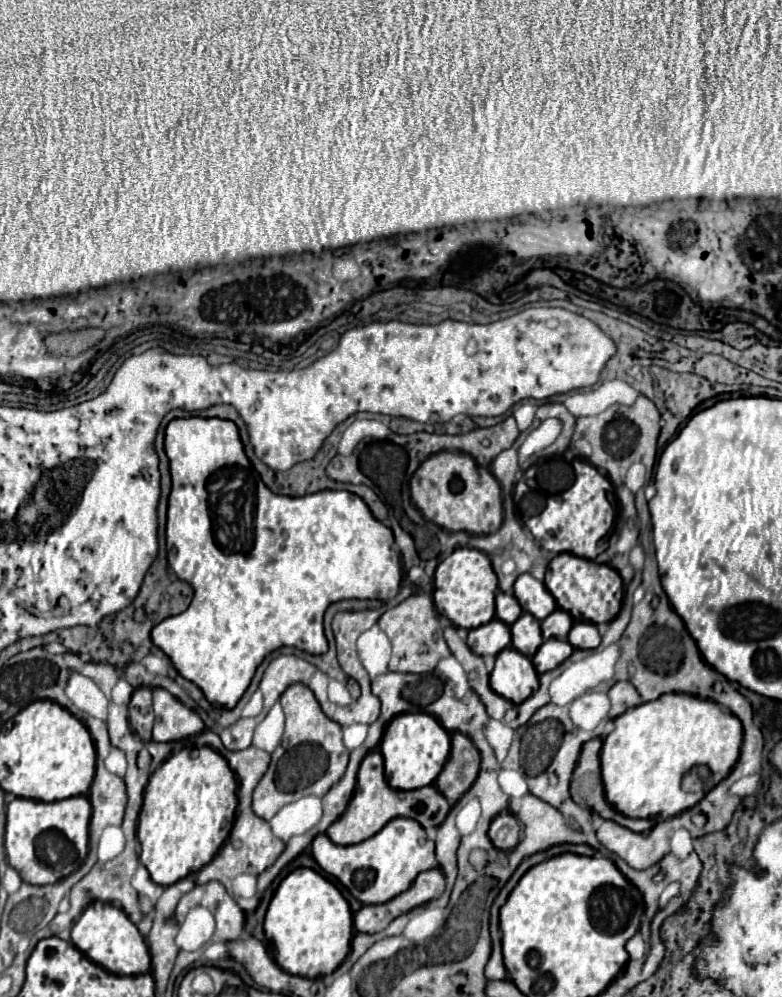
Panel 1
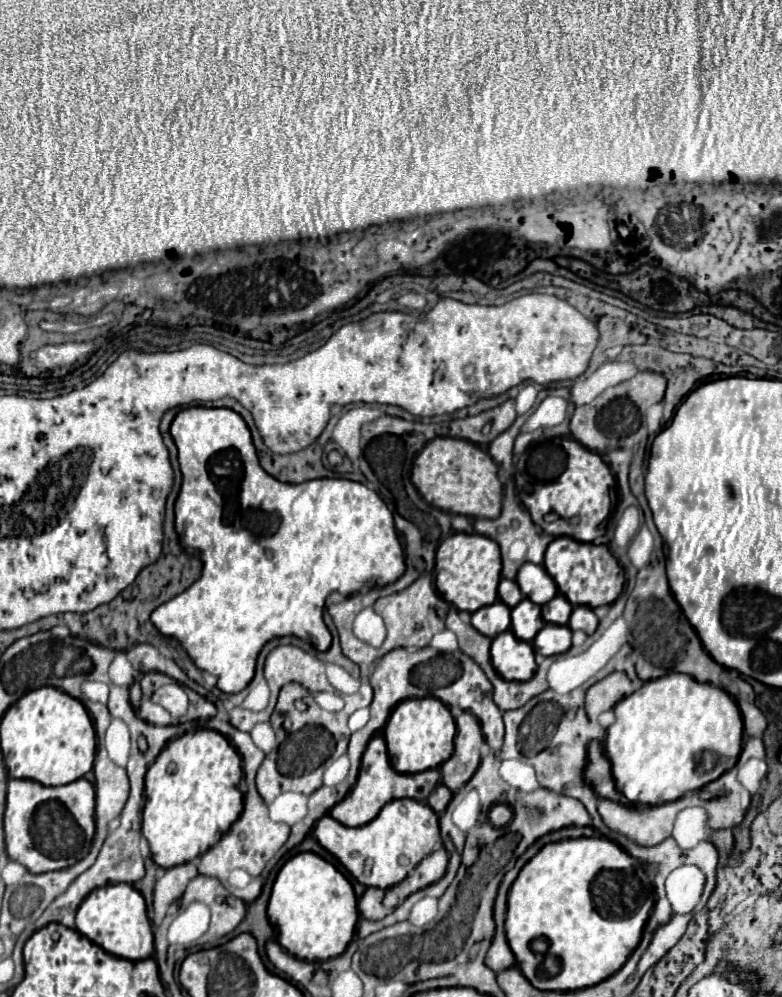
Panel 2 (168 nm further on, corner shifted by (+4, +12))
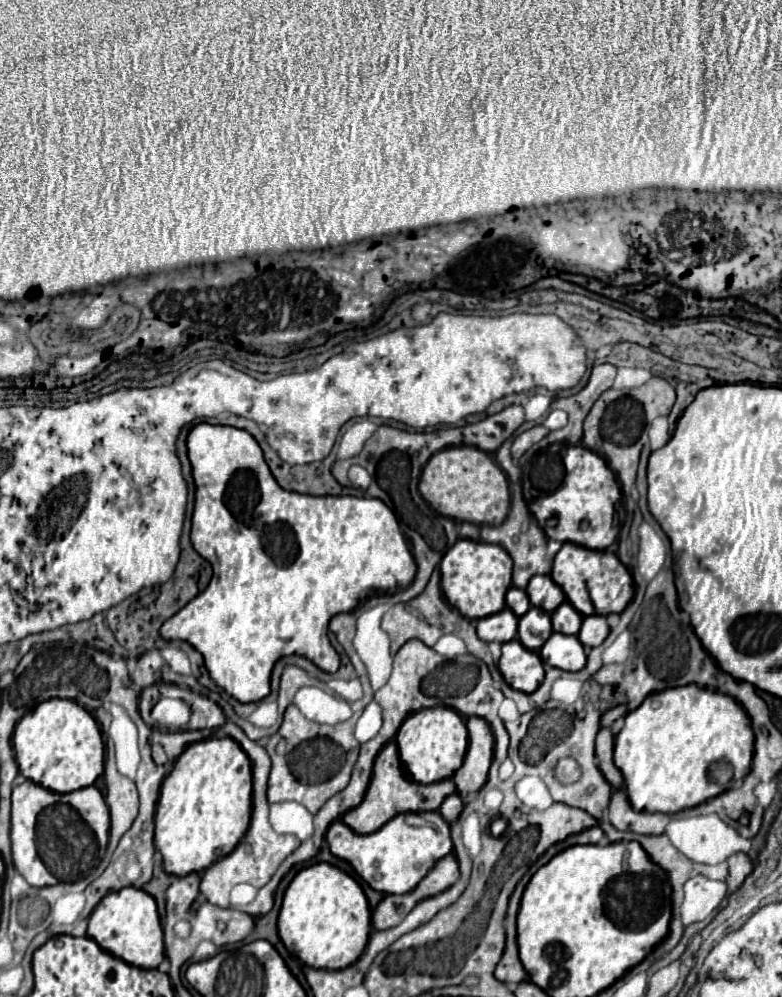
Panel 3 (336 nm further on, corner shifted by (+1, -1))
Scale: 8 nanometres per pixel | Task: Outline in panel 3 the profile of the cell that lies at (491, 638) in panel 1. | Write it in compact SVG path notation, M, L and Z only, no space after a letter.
M503 609L491 617L477 621L477 635L483 641L507 643L517 637L517 617L511 615L511 609Z

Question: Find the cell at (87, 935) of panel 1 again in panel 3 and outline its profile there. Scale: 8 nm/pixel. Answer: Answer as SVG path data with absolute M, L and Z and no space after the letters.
M125 887L119 891L107 893L93 909L89 917L87 937L91 937L103 951L113 957L131 963L141 969L155 969L163 961L163 929L159 923L159 913L155 899L143 889Z

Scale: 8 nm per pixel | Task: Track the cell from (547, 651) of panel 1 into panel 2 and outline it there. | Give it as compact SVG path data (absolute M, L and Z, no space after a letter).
M546 624L536 638L532 640L534 650L542 656L556 656L564 654L572 646L572 630L568 626L558 626L558 624Z

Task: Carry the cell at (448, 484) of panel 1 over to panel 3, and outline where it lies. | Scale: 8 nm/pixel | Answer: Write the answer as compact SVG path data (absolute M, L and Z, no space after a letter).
M449 447L435 453L423 467L419 493L441 515L459 523L501 525L509 513L509 483L501 467L475 447Z

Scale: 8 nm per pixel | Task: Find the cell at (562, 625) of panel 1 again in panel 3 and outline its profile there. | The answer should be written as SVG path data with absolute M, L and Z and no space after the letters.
M569 601L559 605L559 609L555 609L555 613L551 613L553 631L557 631L557 633L577 635L579 627L581 627L581 621L583 621L583 615Z

